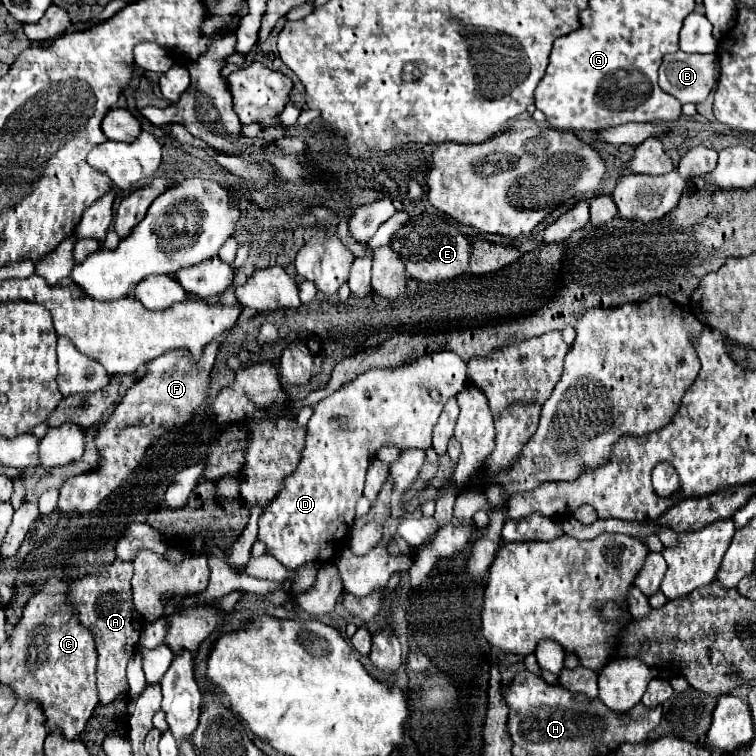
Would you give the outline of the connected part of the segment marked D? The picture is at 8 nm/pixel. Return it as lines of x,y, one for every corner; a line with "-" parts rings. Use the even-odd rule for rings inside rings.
442,350
418,358
408,366
372,368
346,382
328,398
320,400
314,406
314,414
308,422
306,446
294,474
284,478
282,490
264,508
258,520
258,540
266,544
268,554
272,554
286,568
296,569
317,560
318,556
324,554
324,550
334,552
340,550
342,544
346,546
346,538
354,524
354,506
362,498
364,478
370,462
376,458
376,452
390,444
398,448
430,448
432,428
438,420
438,414
444,410
448,398
454,398
466,388
466,382
466,362
458,354

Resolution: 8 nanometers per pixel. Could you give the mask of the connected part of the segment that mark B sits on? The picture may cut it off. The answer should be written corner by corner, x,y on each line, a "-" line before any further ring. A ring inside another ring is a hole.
666,54
660,64
660,88
680,104
698,104
708,98
718,82
718,54

